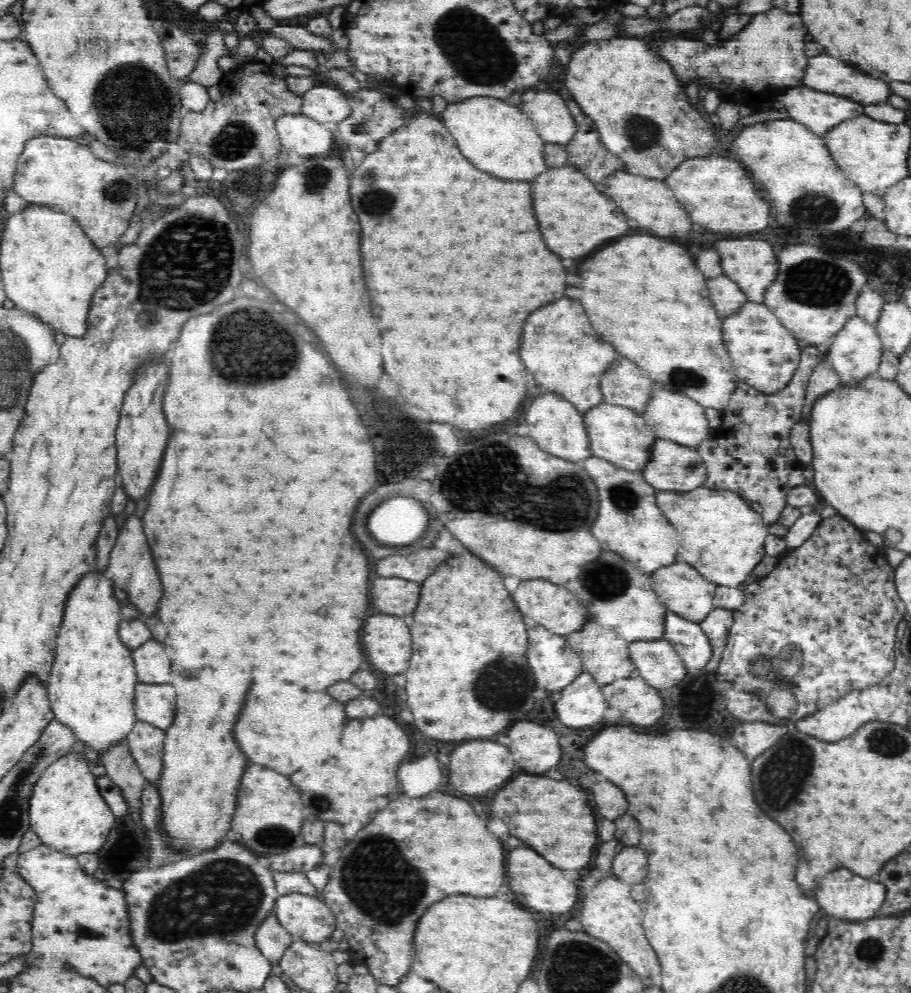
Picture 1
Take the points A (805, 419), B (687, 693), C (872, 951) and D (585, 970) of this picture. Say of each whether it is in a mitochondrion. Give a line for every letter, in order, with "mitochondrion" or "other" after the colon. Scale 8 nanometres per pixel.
A: other
B: other
C: mitochondrion
D: mitochondrion

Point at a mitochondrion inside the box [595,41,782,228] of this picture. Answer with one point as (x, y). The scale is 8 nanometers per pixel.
(642, 133)

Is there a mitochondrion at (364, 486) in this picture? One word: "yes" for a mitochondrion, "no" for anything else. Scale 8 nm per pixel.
no

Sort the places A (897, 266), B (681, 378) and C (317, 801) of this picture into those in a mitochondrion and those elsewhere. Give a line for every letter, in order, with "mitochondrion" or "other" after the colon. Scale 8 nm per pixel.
A: other
B: mitochondrion
C: mitochondrion

